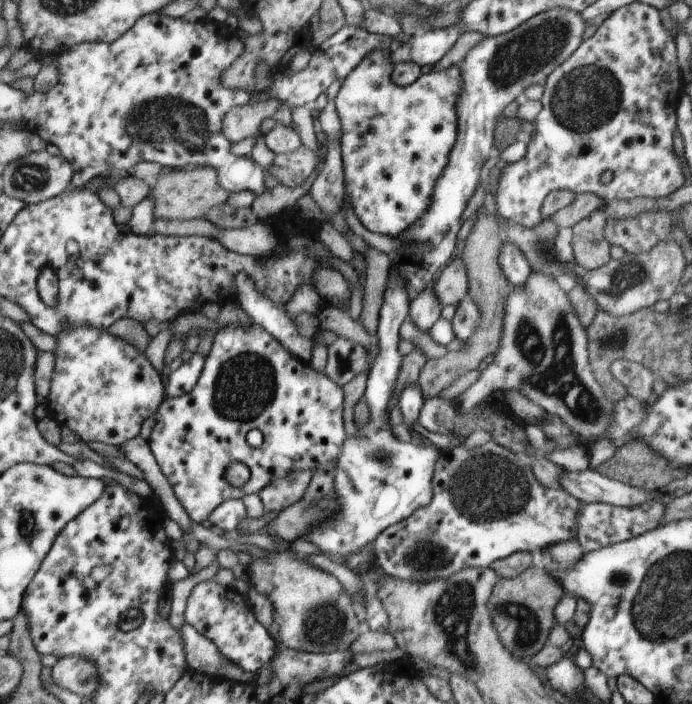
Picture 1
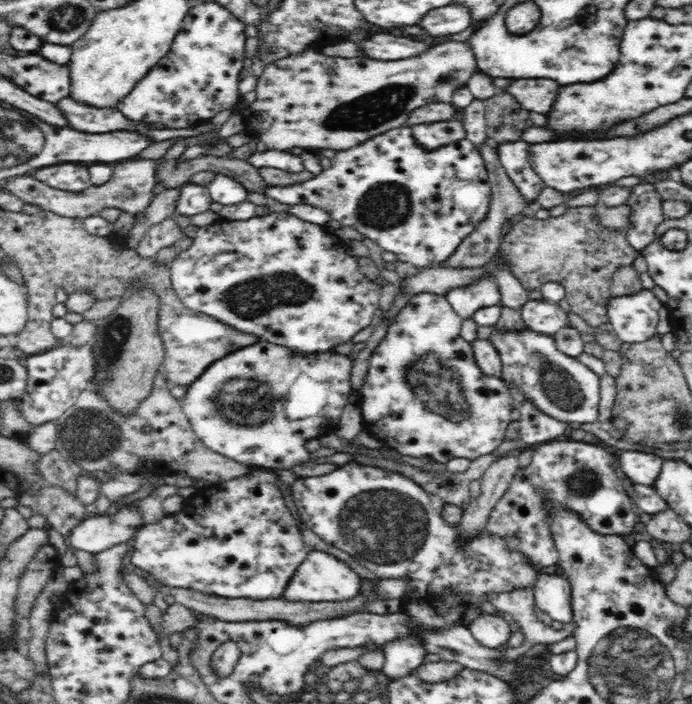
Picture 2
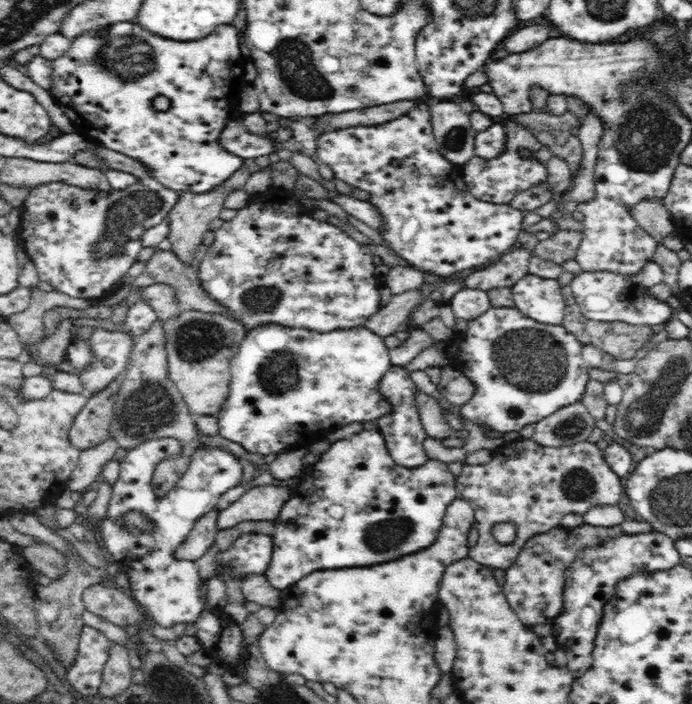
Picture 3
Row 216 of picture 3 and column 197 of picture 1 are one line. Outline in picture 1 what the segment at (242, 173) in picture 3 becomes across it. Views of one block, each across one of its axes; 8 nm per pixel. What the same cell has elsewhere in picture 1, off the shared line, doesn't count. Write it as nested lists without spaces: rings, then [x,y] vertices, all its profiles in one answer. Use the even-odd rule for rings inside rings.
[[[194,167],[193,169],[163,170],[150,180],[148,197],[155,200],[155,219],[180,219],[189,221],[200,219],[212,206],[226,202],[230,192],[219,183],[219,174],[212,167]]]

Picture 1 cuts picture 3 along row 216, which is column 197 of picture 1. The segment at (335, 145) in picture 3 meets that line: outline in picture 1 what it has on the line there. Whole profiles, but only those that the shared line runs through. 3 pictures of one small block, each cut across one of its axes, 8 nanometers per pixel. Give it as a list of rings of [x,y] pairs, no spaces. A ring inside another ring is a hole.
[[[252,321],[249,328],[233,328],[228,325],[216,332],[213,339],[211,350],[205,358],[201,375],[194,388],[184,396],[173,398],[162,402],[159,409],[153,414],[155,425],[152,434],[147,436],[149,447],[155,456],[156,462],[165,476],[165,479],[172,486],[172,490],[186,514],[195,523],[207,524],[209,514],[224,501],[230,499],[241,499],[246,494],[259,494],[259,492],[272,480],[278,477],[285,477],[288,473],[298,472],[301,470],[318,469],[326,463],[336,462],[342,452],[343,442],[345,440],[344,424],[342,420],[342,405],[344,395],[342,387],[331,381],[323,372],[317,372],[296,357],[293,357],[269,332],[266,332],[258,323]],[[258,428],[264,434],[262,445],[258,448],[252,448],[246,441],[246,434],[250,430]],[[234,463],[242,463],[248,467],[249,479],[239,487],[232,486],[225,477],[227,468]]]

